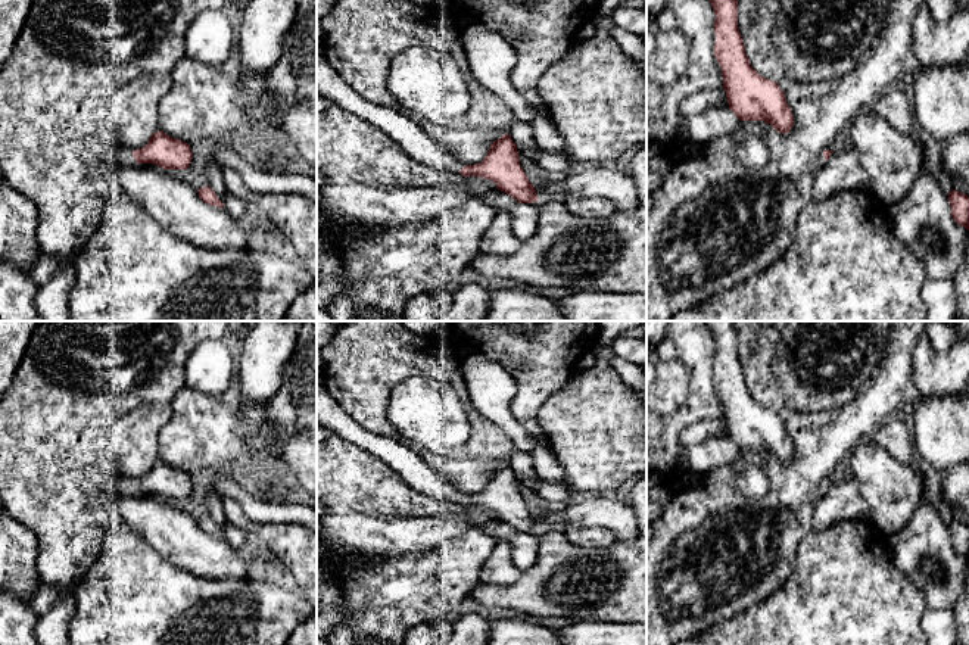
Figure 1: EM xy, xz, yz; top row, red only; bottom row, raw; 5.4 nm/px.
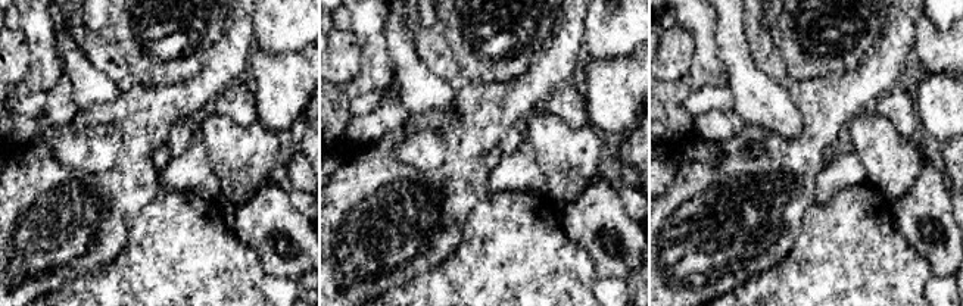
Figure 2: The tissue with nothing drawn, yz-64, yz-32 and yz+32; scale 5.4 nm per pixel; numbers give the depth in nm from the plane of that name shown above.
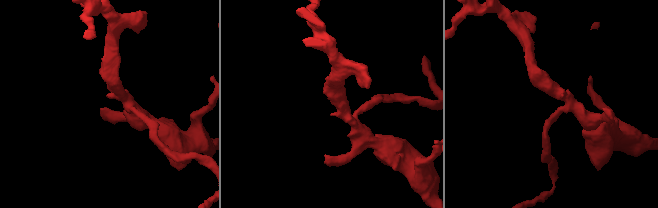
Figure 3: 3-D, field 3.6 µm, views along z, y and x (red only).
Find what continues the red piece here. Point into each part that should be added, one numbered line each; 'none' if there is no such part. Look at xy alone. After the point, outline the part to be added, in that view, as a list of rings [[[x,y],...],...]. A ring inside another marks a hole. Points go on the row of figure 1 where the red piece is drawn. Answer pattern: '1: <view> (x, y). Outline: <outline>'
1: xy (121, 156). Outline: [[[119,147],[116,149],[113,153],[110,153],[105,162],[112,168],[112,171],[115,168],[118,168],[119,165],[135,165],[135,159],[133,156],[133,150],[127,149],[127,147]]]

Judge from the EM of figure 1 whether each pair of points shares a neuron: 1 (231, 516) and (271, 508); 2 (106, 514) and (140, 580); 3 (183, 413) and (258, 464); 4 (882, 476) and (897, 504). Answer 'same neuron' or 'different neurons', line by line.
1: different neurons
2: different neurons
3: same neuron
4: same neuron

